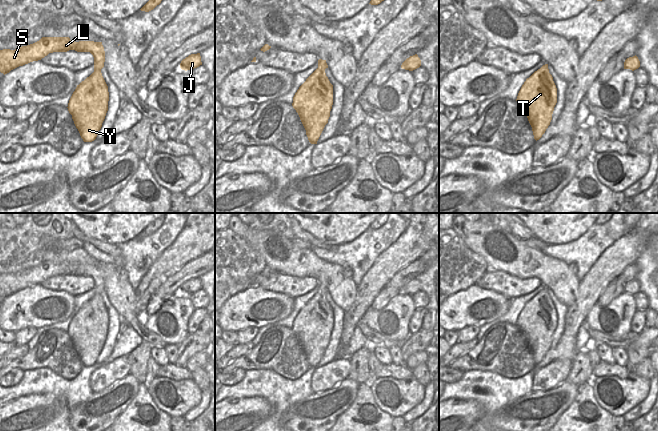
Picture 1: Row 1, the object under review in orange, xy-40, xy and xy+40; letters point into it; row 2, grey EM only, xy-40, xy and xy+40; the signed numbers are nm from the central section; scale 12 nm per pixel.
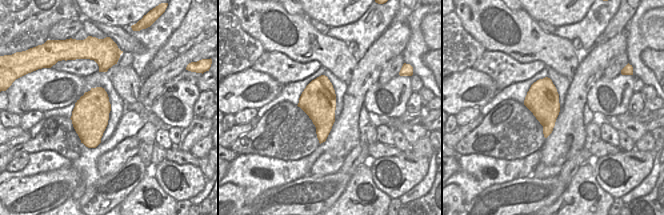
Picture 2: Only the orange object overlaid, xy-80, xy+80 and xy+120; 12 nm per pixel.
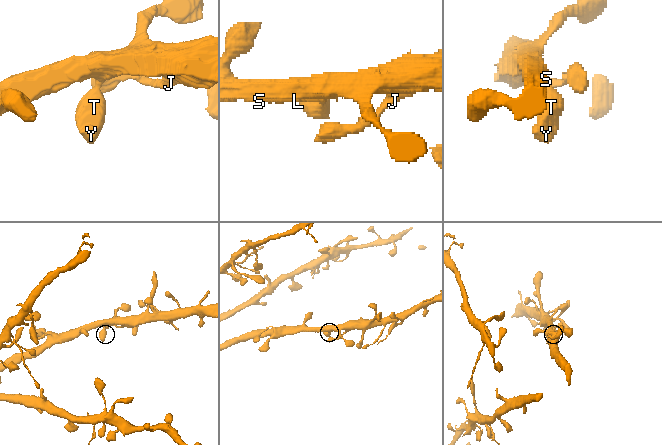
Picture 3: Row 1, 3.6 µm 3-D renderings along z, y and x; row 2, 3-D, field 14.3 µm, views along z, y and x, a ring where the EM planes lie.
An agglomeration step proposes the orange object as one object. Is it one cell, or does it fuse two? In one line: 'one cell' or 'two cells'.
one cell

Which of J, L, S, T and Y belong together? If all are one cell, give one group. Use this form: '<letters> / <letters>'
J L S T Y

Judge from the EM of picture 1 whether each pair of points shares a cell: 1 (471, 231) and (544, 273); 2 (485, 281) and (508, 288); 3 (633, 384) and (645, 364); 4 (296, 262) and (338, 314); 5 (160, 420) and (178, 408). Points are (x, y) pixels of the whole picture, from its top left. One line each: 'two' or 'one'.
1: one
2: one
3: two
4: two
5: two

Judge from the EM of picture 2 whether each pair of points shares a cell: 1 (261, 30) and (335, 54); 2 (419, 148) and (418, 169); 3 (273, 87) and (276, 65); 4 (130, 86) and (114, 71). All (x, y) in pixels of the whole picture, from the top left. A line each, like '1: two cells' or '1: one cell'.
1: one cell
2: two cells
3: two cells
4: one cell

